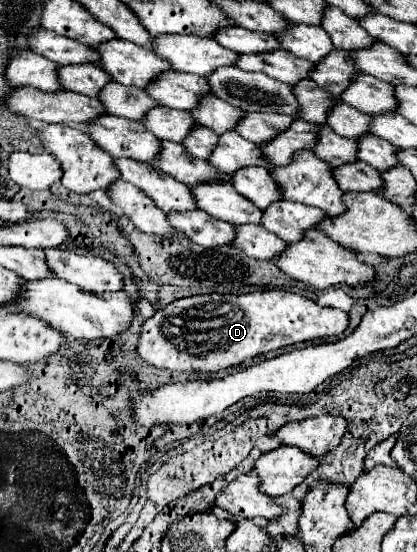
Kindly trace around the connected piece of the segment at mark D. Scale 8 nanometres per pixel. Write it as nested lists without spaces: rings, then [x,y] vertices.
[[[283,290],[243,296],[201,294],[175,300],[165,310],[157,310],[157,314],[143,324],[137,352],[157,368],[215,374],[283,346],[339,336],[347,326],[347,312],[323,308],[305,296]]]

